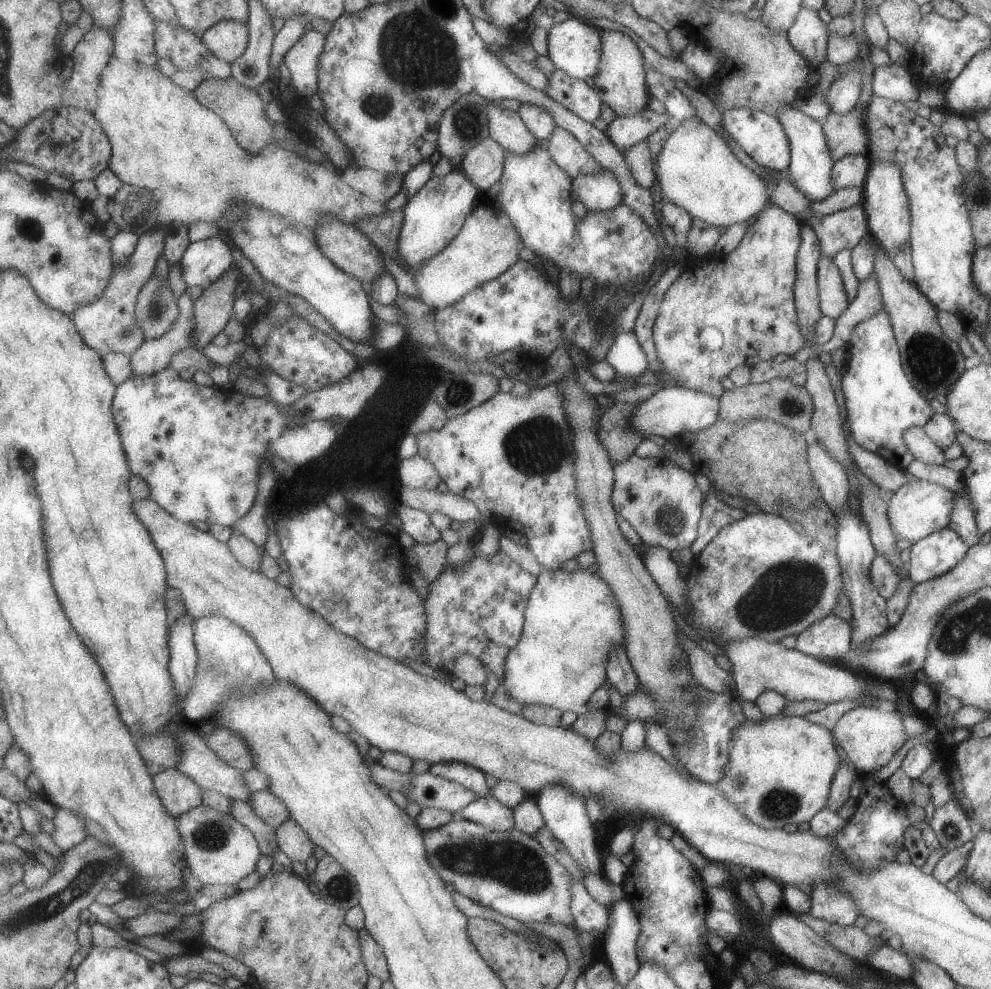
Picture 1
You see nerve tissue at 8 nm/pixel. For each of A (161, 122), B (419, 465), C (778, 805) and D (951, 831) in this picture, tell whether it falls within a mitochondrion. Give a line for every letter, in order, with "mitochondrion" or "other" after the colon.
A: other
B: other
C: mitochondrion
D: mitochondrion

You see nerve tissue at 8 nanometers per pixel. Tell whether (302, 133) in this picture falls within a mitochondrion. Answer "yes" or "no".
no

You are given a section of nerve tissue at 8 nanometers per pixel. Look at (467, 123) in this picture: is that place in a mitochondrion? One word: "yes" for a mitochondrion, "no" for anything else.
yes

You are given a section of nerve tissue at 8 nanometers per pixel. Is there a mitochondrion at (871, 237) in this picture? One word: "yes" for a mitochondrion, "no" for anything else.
no

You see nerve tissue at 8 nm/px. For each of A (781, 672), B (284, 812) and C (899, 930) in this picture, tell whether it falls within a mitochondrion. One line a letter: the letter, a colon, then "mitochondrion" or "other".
A: other
B: other
C: other

